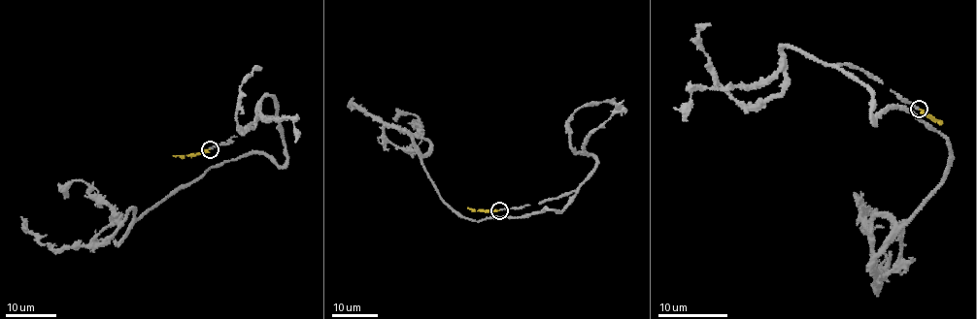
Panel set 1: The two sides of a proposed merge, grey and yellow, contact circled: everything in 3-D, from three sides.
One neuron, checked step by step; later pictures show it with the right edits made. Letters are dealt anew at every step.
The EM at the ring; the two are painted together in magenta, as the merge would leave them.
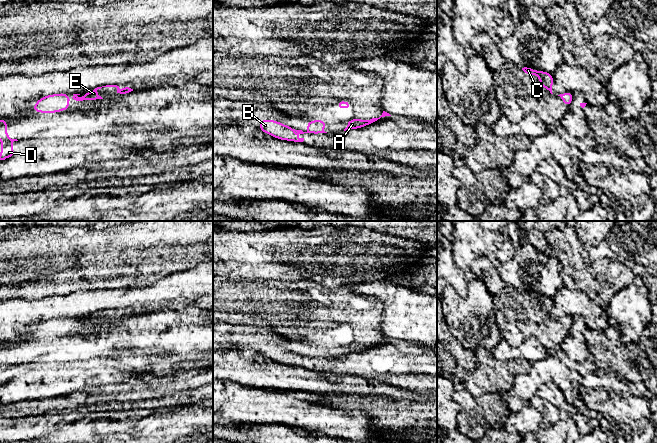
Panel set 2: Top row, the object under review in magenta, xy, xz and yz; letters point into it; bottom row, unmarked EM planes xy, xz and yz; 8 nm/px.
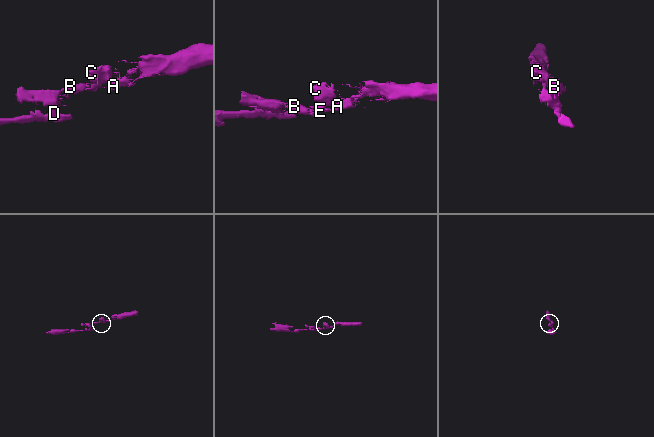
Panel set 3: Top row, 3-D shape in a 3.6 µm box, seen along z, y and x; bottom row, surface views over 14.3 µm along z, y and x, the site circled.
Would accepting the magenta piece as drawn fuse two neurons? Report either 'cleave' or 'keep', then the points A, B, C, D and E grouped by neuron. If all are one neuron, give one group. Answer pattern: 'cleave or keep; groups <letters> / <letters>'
cleave; groups A C E / B D

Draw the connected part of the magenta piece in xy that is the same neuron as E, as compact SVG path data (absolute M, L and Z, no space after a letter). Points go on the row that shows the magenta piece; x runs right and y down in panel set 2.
M97 87L95 88L94 90L88 92L88 93L85 93L83 94L84 95L84 99L85 100L89 100L89 101L94 101L94 100L98 100L98 99L103 99L101 96L99 96L97 94L97 90L98 89L101 89L102 87Z

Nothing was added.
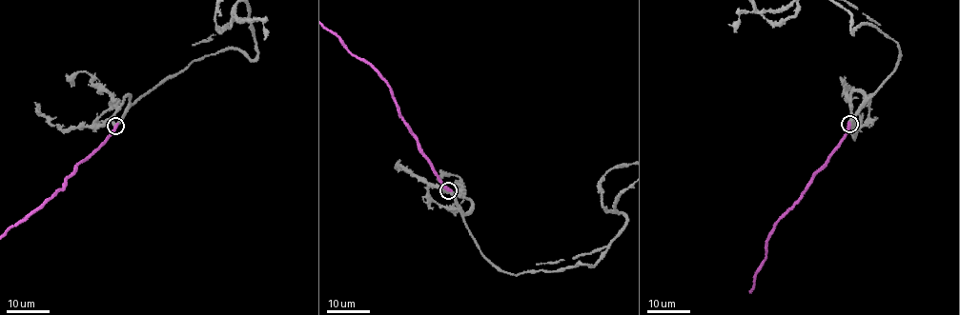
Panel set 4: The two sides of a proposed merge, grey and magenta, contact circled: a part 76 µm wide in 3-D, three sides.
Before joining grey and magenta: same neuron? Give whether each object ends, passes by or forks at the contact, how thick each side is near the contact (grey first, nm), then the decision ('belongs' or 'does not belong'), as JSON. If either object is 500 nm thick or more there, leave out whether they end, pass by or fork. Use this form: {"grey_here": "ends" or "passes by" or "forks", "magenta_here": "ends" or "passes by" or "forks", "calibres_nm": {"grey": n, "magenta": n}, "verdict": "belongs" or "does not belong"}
{"calibres_nm": {"grey": 650, "magenta": 600}, "verdict": "belongs"}

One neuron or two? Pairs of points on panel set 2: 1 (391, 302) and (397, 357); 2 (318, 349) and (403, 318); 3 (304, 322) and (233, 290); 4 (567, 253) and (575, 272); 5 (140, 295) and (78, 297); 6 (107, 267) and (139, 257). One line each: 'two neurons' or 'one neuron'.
1: two neurons
2: two neurons
3: one neuron
4: one neuron
5: one neuron
6: one neuron

